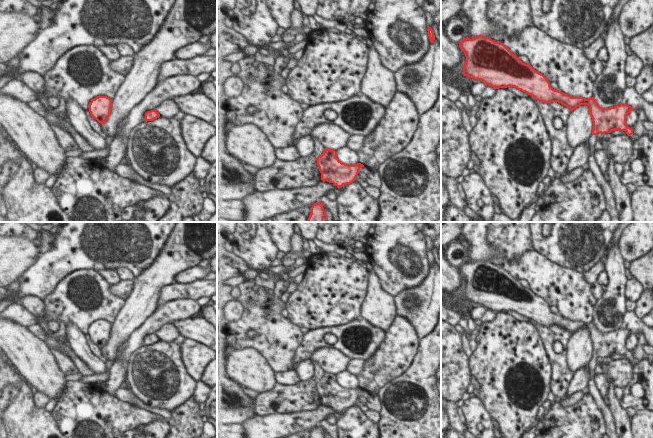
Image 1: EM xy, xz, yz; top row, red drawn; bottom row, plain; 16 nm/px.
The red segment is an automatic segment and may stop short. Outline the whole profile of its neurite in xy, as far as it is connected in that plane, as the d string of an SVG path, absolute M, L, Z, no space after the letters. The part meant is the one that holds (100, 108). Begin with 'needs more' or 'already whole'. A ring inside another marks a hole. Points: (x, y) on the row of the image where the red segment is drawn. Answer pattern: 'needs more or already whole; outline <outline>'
already whole; outline M98 96L89 104L90 115L101 125L107 122L111 114L112 100L107 96Z

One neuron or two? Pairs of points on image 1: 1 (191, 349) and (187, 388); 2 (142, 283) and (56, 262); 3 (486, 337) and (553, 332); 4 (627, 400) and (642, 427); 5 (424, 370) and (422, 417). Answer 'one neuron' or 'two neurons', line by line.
1: two neurons
2: two neurons
3: two neurons
4: two neurons
5: one neuron

